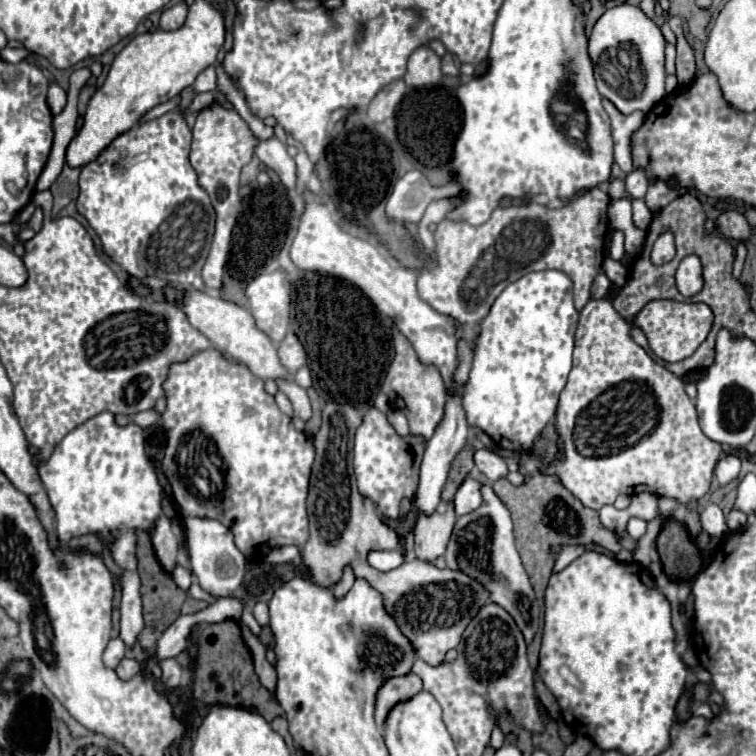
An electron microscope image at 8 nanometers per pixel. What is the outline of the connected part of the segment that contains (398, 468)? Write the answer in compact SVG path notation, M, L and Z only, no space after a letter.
M371 407L363 415L363 423L355 433L355 477L359 491L365 499L371 499L377 511L385 519L399 517L399 503L403 499L413 499L419 483L419 465L425 453L425 439L417 435L401 437L387 421L387 415L377 407Z

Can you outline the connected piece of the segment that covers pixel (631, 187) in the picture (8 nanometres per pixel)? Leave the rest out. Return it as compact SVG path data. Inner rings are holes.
M641 169L631 171L631 173L625 177L625 187L627 187L627 193L629 193L633 199L643 199L645 193L647 193L647 187L649 187L649 181L647 181L647 177L645 177L645 171L641 171Z

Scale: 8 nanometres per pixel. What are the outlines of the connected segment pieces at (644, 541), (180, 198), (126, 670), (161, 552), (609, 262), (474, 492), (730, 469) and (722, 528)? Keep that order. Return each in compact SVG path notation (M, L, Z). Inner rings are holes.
M653 519L653 521L649 523L649 531L647 531L647 535L639 539L639 547L637 547L637 549L635 549L635 553L633 553L633 561L641 563L643 567L647 567L647 565L654 562L660 562L655 545L653 545L653 541L655 541L655 537L657 537L657 533L659 533L661 525L663 525L663 519Z
M193 88L184 89L177 111L169 111L163 117L121 133L111 141L109 147L99 153L95 161L81 167L77 211L101 237L103 251L117 265L121 265L121 269L139 279L161 273L161 269L153 267L149 259L151 249L155 247L151 245L151 239L159 225L163 225L169 217L177 217L183 243L179 245L179 251L169 253L171 257L167 261L167 281L203 289L201 269L213 237L215 209L205 189L201 189L197 173L189 163L191 129L185 121L185 109L193 98Z
M123 659L119 665L117 665L117 669L115 669L115 673L121 677L121 681L129 681L131 677L135 677L137 673L141 671L141 665L135 661L135 659Z
M161 515L155 521L155 525L149 529L149 533L151 533L153 549L155 549L155 555L157 555L159 563L163 565L163 569L167 573L171 573L173 567L175 567L175 557L177 557L177 539L171 531L169 519L165 515Z
M607 257L605 263L603 263L603 269L605 269L609 281L613 281L617 287L625 287L625 281L627 281L627 269L625 269L619 261L613 261L611 257Z
M473 479L463 481L453 497L455 515L467 515L467 513L475 511L481 505L481 501L483 499L481 499L481 491L479 491L479 483Z
M723 455L715 467L715 479L719 485L727 485L731 483L737 475L739 475L739 467L741 461L737 455Z
M709 503L707 509L701 513L701 525L703 529L709 533L709 535L715 535L715 537L725 537L727 533L727 521L725 521L725 515L723 511Z

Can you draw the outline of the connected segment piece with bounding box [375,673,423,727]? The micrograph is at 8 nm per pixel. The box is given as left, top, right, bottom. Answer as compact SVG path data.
M405 673L405 677L389 677L385 685L377 691L377 701L375 701L375 723L383 727L383 721L391 707L399 701L405 701L413 697L415 693L421 691L421 679L415 673Z

